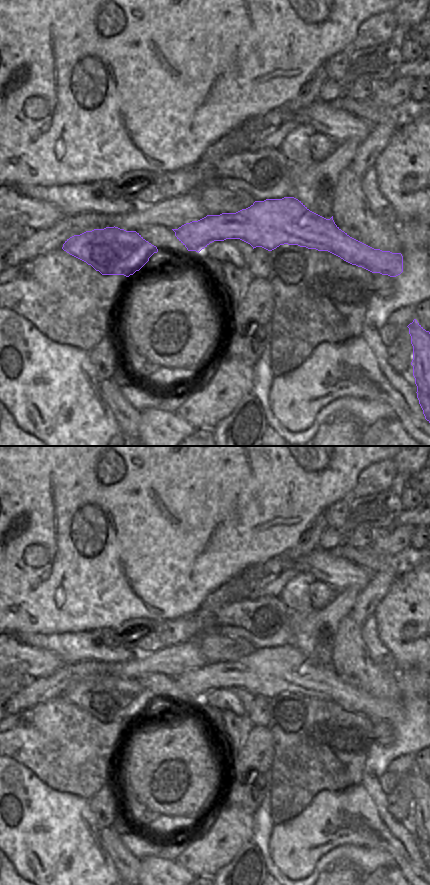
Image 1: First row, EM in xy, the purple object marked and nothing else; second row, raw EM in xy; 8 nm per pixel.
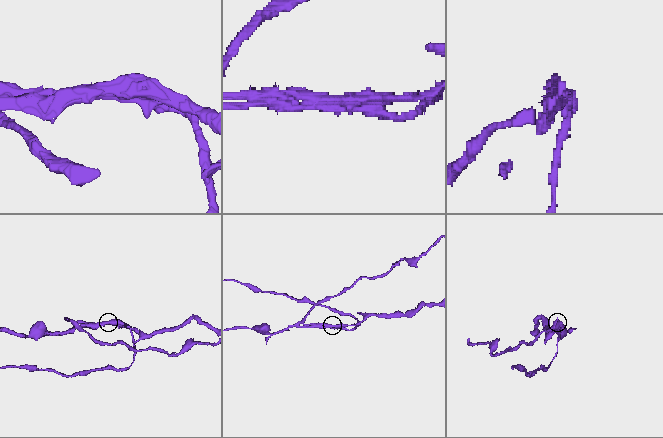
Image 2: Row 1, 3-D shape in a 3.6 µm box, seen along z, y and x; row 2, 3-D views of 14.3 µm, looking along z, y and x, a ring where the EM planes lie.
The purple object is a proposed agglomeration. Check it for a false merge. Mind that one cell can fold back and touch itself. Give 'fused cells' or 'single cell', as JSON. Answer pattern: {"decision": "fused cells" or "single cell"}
{"decision": "fused cells"}

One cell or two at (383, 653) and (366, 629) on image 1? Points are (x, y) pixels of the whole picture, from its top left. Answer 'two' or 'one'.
one

